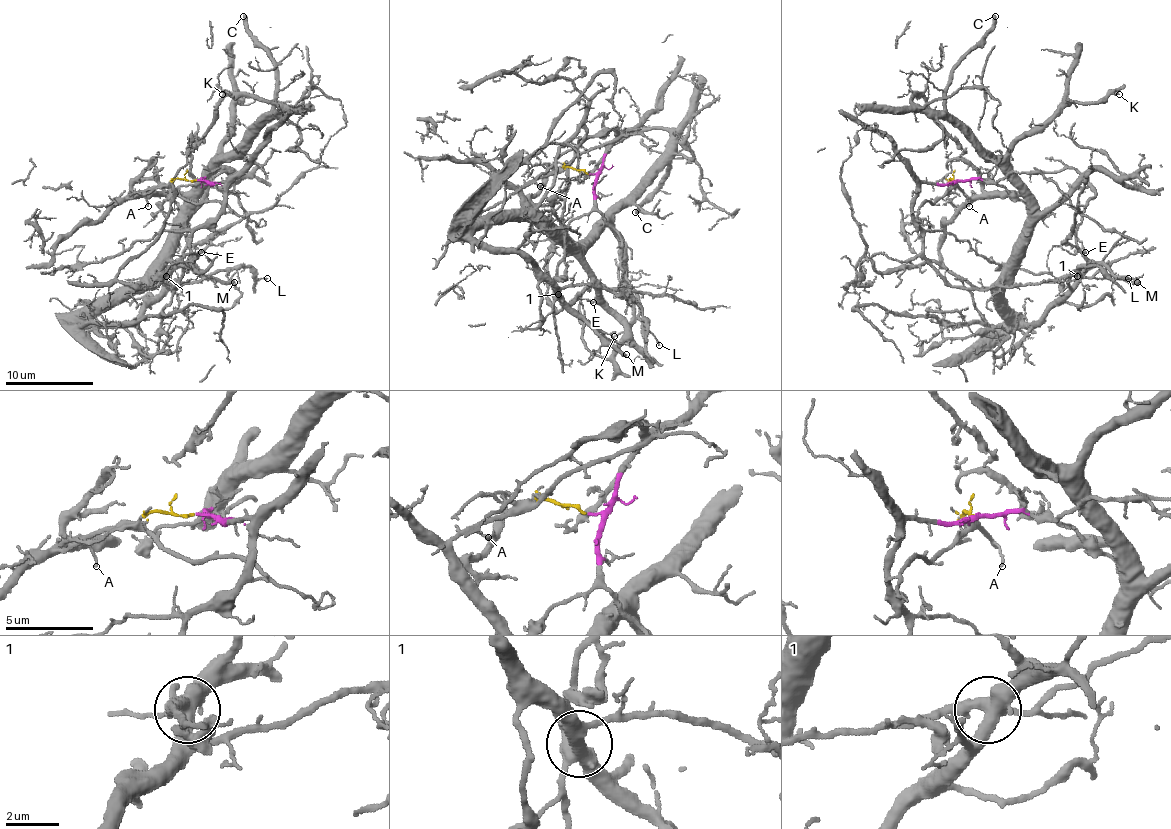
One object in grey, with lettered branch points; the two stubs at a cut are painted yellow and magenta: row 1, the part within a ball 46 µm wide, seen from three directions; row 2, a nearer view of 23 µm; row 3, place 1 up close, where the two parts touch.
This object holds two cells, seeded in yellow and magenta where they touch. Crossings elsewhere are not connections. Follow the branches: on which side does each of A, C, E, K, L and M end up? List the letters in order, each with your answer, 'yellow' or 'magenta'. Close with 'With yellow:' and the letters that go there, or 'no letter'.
A: yellow
C: yellow
E: yellow
K: yellow
L: yellow
M: yellow
With yellow: A, C, E, K, L, M

